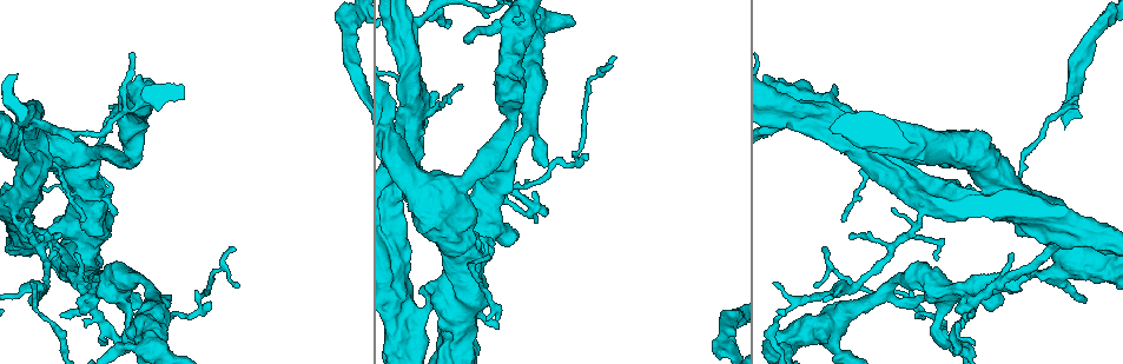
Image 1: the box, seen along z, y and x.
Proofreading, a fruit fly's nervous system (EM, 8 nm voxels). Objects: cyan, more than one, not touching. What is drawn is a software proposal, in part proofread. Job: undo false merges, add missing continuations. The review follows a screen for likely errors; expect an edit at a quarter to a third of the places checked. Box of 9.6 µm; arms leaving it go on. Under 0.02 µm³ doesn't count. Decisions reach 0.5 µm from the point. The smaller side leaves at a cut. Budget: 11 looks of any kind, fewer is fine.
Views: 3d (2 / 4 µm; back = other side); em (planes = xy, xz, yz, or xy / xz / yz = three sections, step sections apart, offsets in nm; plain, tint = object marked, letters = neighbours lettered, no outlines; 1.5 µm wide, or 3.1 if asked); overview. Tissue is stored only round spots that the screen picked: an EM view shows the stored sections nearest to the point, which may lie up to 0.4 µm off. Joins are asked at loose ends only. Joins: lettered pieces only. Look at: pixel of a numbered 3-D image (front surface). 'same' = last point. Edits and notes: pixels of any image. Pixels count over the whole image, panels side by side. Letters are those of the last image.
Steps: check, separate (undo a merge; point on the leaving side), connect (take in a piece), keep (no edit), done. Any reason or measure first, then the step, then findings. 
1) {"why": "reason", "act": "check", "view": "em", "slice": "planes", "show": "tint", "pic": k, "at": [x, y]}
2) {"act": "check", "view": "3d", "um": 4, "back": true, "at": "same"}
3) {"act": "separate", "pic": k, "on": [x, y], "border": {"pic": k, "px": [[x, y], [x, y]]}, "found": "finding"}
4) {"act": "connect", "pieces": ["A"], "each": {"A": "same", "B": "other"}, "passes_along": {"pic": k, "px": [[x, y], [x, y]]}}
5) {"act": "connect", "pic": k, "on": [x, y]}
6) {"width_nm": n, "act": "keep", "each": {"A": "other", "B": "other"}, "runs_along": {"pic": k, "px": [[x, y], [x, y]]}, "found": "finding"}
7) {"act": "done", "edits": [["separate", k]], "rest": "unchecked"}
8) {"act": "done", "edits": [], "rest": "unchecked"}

{"why": "a fork", "act": "check", "view": "em", "slice": "planes", "show": "tint", "pic": 1, "at": [93, 300]}

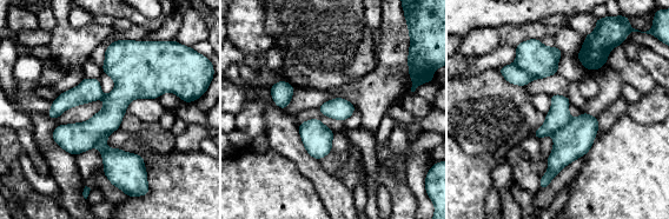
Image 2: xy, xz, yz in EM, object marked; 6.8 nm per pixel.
{"why": "what lies round it", "act": "check", "view": "em", "slice": "planes", "show": "letters", "at": "same"}

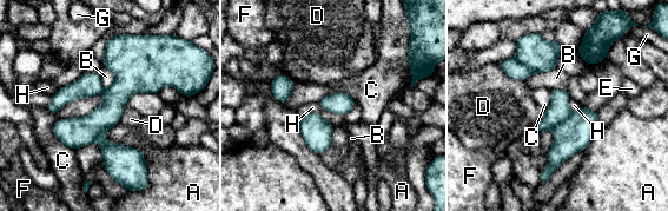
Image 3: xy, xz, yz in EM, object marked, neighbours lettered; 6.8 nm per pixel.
{"act": "separate", "pic": 3, "on": [513, 67], "each": {"A": "other", "B": "other", "C": "other", "D": "other", "E": "other", "F": "other", "G": "other", "H": "other"}, "border": {"pic": 3, "px": [[514, 57], [534, 73]]}, "found": "two neurons meet here"}

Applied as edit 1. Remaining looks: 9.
{"why": "branch stops here", "act": "check", "view": "em", "slice": "xy", "step": 4, "show": "letters", "pic": 1, "at": [495, 328]}

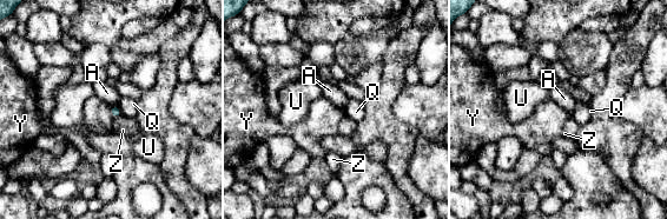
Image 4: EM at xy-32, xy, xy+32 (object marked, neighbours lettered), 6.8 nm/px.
{"why": "another direction", "act": "check", "view": "em", "slice": "xz", "step": 8, "show": "letters", "at": "same"}

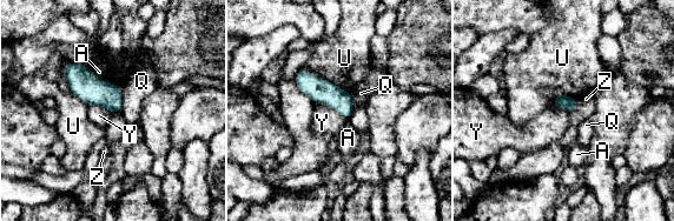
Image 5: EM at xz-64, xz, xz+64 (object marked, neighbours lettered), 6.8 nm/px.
{"act": "keep", "each": {"A": "other", "Q": "other", "U": "other", "Y": "other", "Z": "other"}, "border": {"pic": 5, "px": [[316, 104], [329, 106], [348, 118]]}, "found": "no lettered piece goes on from it"}

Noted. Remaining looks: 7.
{"act": "done", "edits": [["separate", 3]], "rest": "unchecked"}

